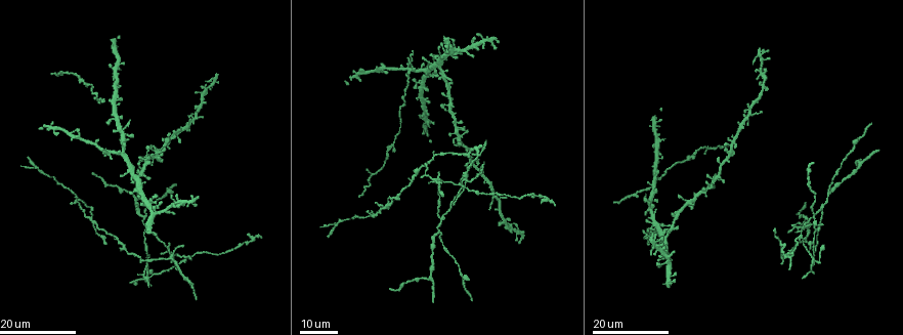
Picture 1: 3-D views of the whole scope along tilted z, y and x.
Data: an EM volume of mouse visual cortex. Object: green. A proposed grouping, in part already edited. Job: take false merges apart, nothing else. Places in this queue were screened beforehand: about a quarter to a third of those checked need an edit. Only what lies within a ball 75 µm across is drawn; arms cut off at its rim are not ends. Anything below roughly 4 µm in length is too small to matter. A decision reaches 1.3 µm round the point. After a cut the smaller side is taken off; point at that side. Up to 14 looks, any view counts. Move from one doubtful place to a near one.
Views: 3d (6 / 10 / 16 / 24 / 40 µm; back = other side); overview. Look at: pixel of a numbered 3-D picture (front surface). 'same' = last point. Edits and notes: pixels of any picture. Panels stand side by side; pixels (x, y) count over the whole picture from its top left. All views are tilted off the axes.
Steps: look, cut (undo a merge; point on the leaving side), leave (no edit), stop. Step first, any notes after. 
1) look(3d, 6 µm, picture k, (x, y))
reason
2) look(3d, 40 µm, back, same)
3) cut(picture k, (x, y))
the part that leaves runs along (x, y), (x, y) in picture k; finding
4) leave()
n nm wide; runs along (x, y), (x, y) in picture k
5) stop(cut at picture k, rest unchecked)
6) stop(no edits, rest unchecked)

look(3d, 16 µm, picture 1, (433, 62))
four arms meet

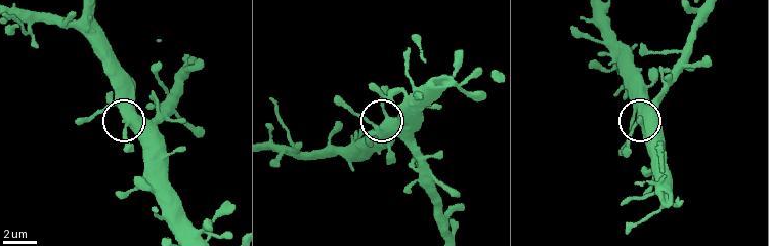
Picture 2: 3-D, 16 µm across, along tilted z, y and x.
look(3d, 6 µm, picture 2, (124, 113))

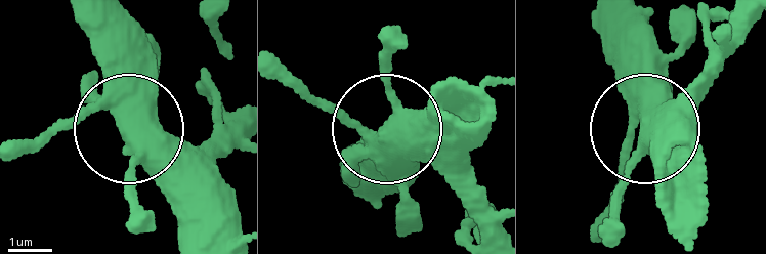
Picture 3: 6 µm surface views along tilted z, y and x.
look(3d, 6 µm, back, picture 3, (128, 132))

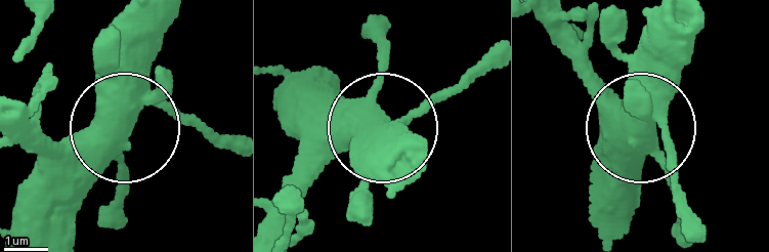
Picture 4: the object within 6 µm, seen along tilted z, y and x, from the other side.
leave()
runs along (556, 25), (634, 131), (641, 183) in picture 4; one neuron here

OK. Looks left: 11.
look(3d, 16 µm, picture 1, (441, 218))

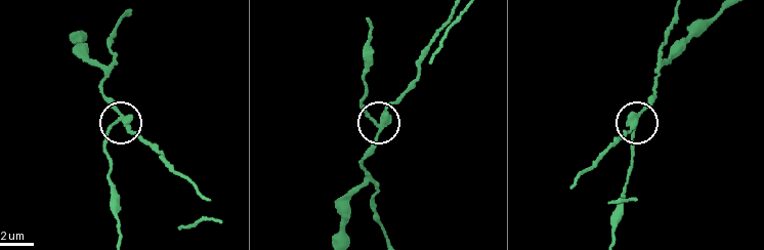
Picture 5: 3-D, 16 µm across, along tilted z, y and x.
look(3d, 6 µm, picture 5, (119, 121))

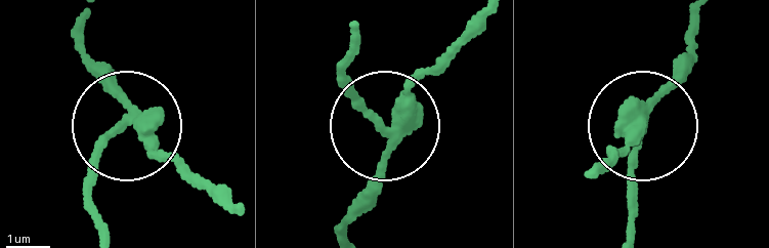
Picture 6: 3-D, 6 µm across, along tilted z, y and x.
cut(picture 6, (89, 160))
250 nm wide; the part that leaves runs along (138, 126), (120, 130), (97, 160), (86, 199), (97, 237) in picture 6; a second neuron is stuck on

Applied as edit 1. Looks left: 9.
look(overview)

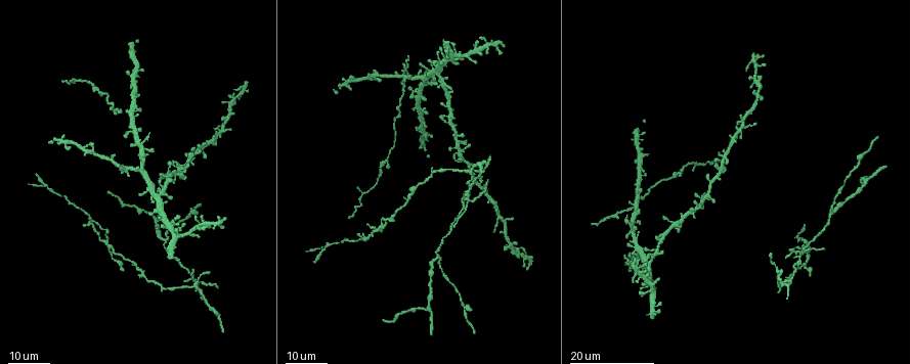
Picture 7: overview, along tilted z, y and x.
look(3d, 24 µm, picture 7, (163, 240))

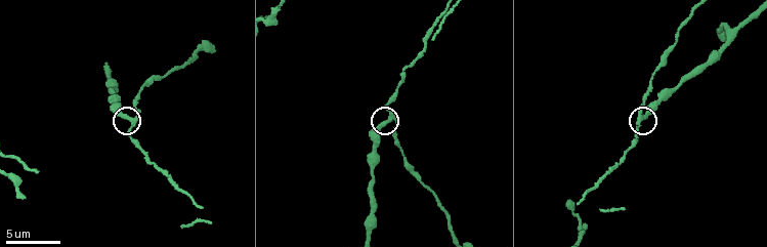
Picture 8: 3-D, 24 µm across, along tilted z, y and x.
look(3d, 6 µm, picture 8, (391, 121))
closer look

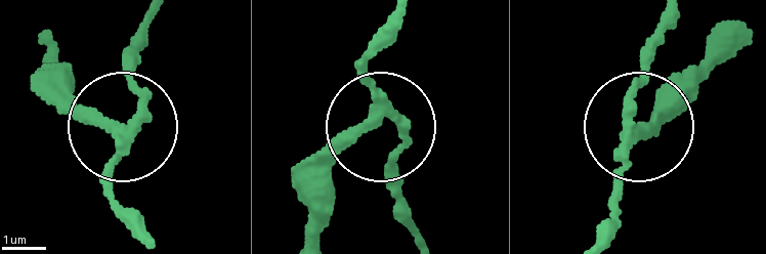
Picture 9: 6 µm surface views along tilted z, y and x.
cut(picture 9, (69, 115))
250 nm wide; the part that leaves runs along (628, 138), (731, 46) in picture 9; a second neuron is stuck on

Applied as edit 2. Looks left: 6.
look(3d, 24 µm, picture 7, (468, 201))

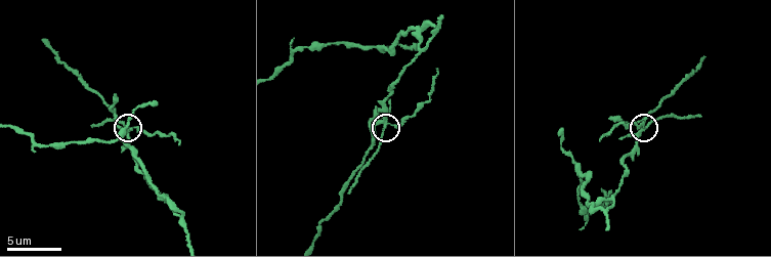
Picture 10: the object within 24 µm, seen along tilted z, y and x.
look(3d, 6 µm, picture 10, (384, 125))

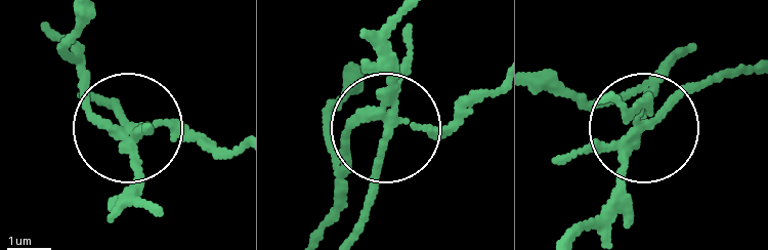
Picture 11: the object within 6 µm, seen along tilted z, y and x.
cut(picture 11, (450, 127))
190 nm wide; the part that leaves runs along (390, 111), (432, 130), (495, 94) in picture 11; two neurons meet here

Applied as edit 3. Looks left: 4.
look(overview)
redraw

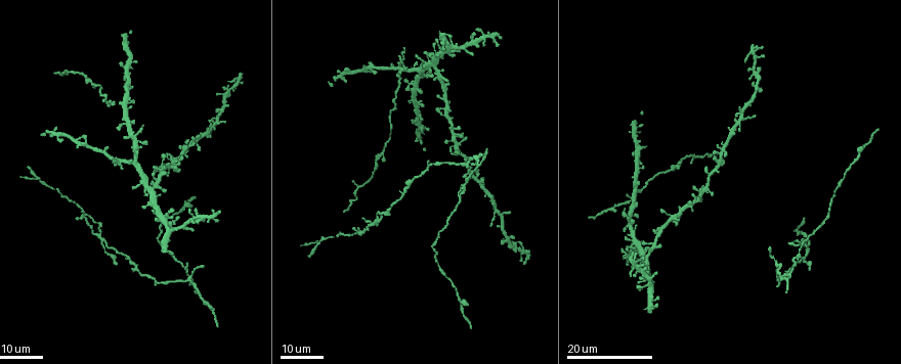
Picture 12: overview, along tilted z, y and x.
look(3d, 24 µm, picture 12, (443, 162))
a narrow waist

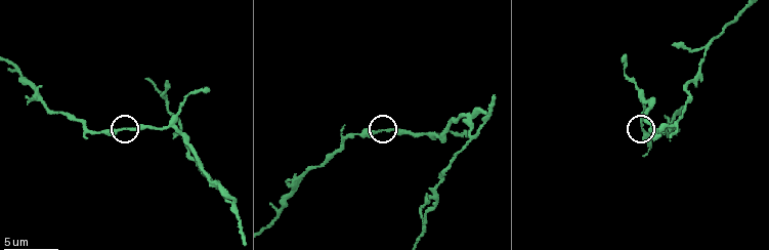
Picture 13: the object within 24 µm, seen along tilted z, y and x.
look(3d, 10 µm, picture 13, (384, 129))
zoom in

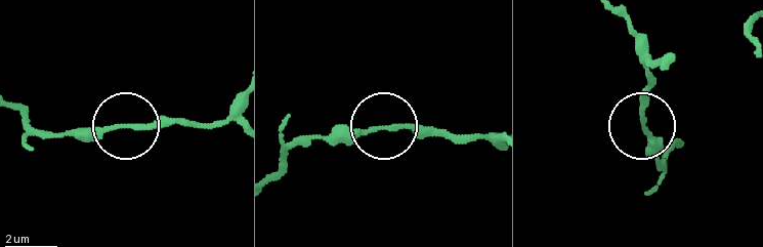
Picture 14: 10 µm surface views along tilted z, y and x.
leave()
runs along (624, 15), (646, 74), (644, 119), (655, 161) in picture 14; continuous, no second neuron

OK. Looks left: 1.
stop(cut at picture 6, cut at picture 9, cut at picture 11, rest unchecked)

